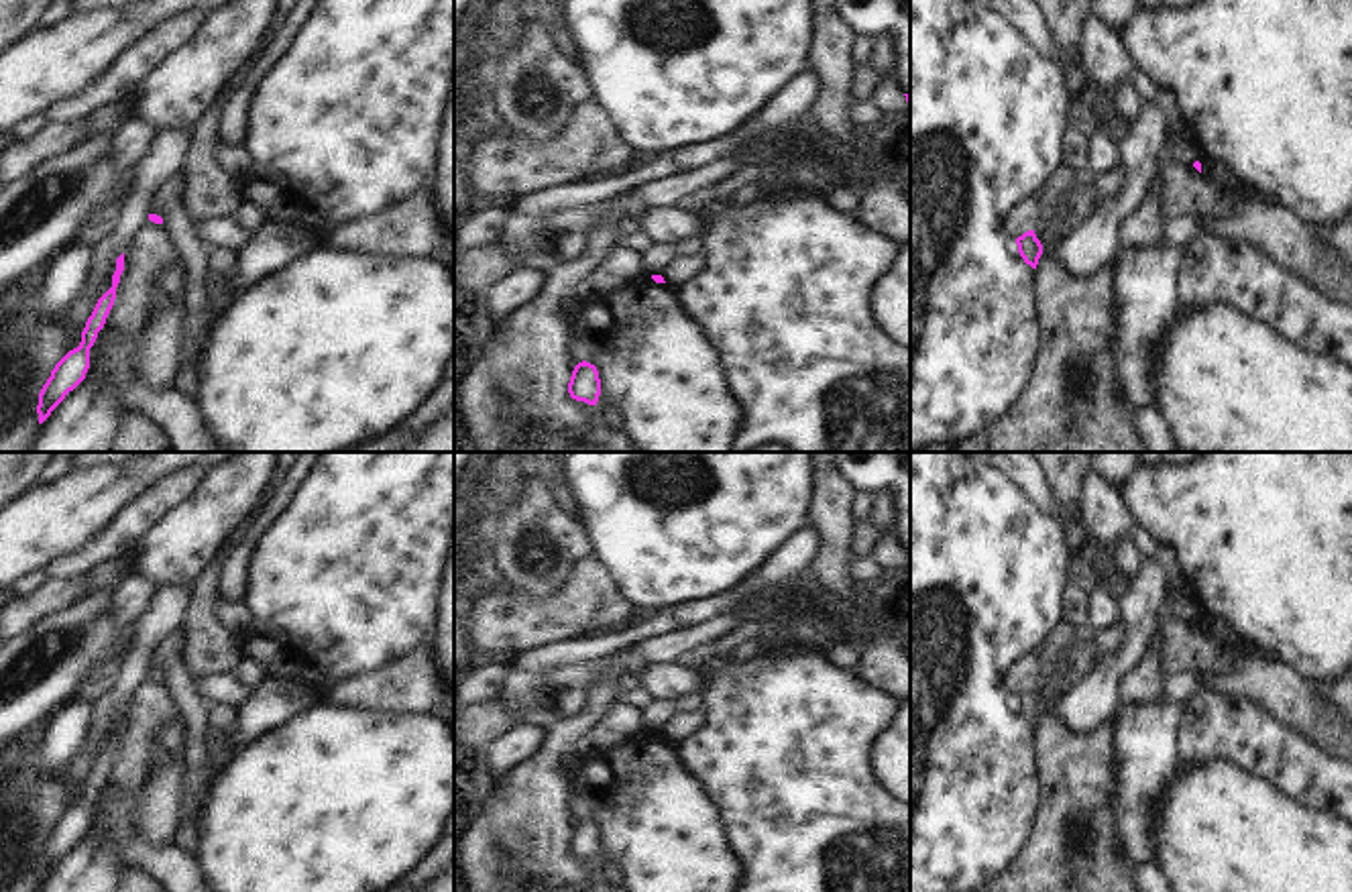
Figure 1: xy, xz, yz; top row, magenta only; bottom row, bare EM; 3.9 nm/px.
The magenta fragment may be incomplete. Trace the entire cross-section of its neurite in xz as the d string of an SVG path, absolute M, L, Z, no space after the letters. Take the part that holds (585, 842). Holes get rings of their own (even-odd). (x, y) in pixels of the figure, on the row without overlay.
M586 817L578 819L572 827L568 849L576 857L597 861L601 851L601 835L597 823Z

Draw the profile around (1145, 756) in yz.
M1124 703L1112 715L1112 792L1116 825L1134 861L1154 853L1154 800L1181 770L1177 725L1183 703Z

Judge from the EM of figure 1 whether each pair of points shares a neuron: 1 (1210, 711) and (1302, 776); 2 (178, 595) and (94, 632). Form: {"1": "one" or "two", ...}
{"1": "one", "2": "two"}

